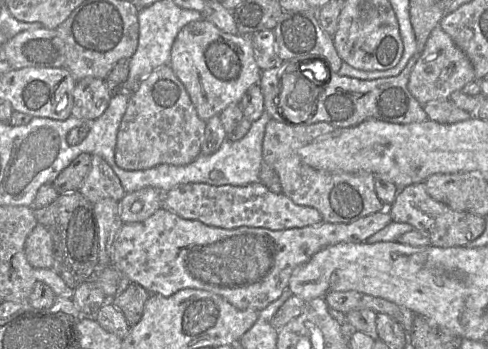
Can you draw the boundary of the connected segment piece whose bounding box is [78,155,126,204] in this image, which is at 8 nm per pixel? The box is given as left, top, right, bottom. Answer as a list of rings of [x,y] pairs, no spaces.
[[[98,155],[91,156],[91,169],[78,191],[92,204],[104,198],[120,201],[126,194],[112,168]]]

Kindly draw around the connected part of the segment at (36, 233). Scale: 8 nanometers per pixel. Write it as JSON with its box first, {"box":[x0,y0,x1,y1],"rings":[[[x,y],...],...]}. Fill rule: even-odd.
{"box":[24,224,53,269],"rings":[[[37,224],[26,238],[24,252],[28,263],[33,268],[52,269],[53,240],[42,224]]]}

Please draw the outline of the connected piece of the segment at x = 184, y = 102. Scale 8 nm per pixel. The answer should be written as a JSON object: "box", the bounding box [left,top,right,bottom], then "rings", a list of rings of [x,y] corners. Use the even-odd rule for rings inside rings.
{"box":[115,65,205,171],"rings":[[[170,65],[159,66],[130,96],[117,133],[115,162],[122,169],[134,171],[160,164],[187,165],[200,155],[205,126]]]}

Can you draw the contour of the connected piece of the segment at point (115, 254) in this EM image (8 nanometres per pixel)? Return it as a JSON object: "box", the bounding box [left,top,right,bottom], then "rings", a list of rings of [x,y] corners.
{"box":[111,208,392,312],"rings":[[[163,208],[141,222],[123,223],[111,251],[111,265],[150,294],[168,297],[185,288],[215,293],[234,307],[258,312],[288,288],[295,269],[320,250],[338,243],[362,243],[392,221],[388,209],[351,223],[329,223],[271,230],[261,227],[226,229],[184,219]]]}

